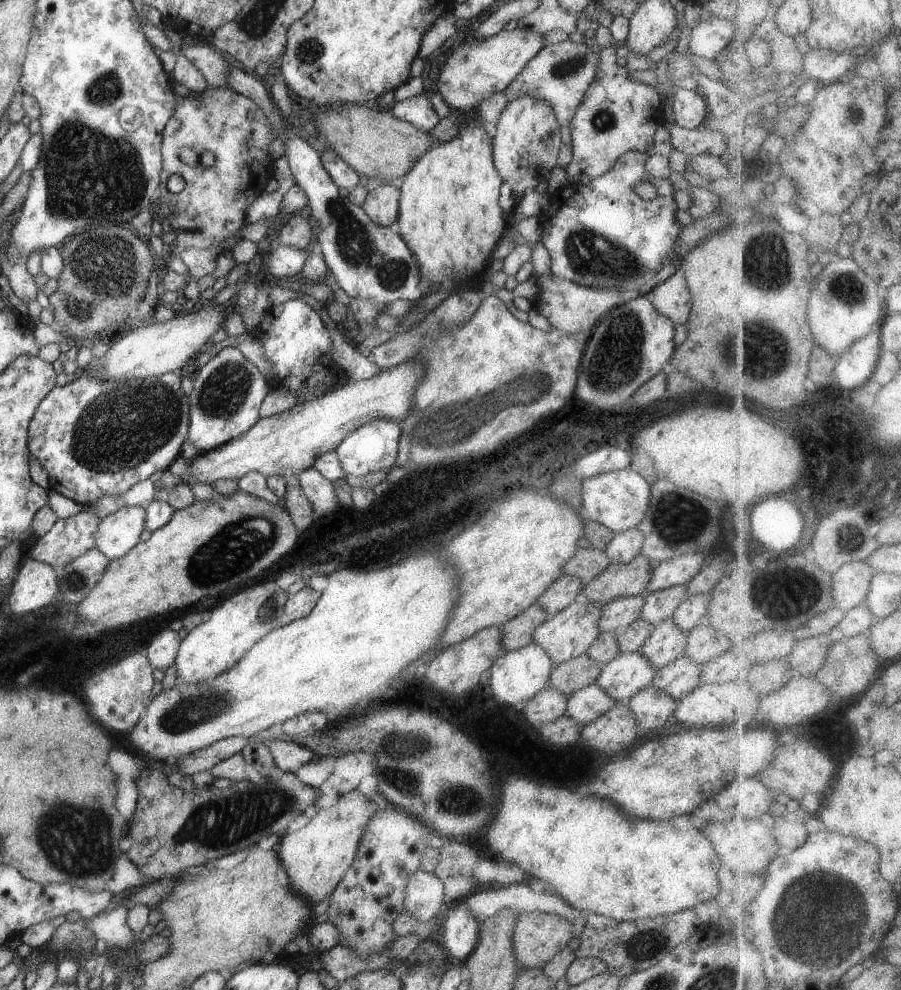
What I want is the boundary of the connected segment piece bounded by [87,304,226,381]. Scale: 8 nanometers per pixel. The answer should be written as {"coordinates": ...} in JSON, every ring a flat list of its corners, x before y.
{"coordinates":[[202,305,197,306,190,314,178,312,170,320,159,323,158,321,152,324,146,323,146,328,139,328,136,330,134,325,134,332,130,332,128,336,120,331,114,332,111,338,111,347,101,359,101,366,97,370,89,371,88,375,94,375,99,381,104,381,104,378,116,378,116,380,128,380,133,378,143,379,146,377,162,376,169,372,183,372,190,365,198,354,208,350,208,346,212,343,212,336,215,332,224,327,226,314,224,313,224,306,219,305]]}

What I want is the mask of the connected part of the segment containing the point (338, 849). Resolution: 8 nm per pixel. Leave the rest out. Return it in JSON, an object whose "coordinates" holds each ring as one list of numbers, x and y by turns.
{"coordinates":[[354,789,342,795,336,805,320,809,309,824,290,834,285,833,279,840,276,851,288,875,290,888,305,896,311,906,330,896,342,880,356,856,364,827,376,808,370,798]]}

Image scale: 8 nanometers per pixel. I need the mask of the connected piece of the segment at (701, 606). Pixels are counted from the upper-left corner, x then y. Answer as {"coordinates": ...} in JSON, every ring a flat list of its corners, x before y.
{"coordinates":[[710,593,689,595,689,598,673,612,672,620,684,633,688,633,698,624,705,624,709,616,707,608,710,599]]}

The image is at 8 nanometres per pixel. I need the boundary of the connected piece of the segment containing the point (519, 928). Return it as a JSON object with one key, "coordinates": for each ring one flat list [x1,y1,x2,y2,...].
{"coordinates":[[541,912,518,915,513,943,518,964,524,968,542,968,575,937,566,917]]}

